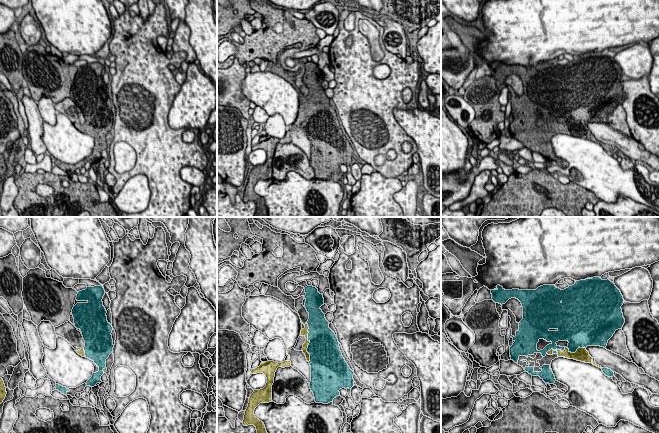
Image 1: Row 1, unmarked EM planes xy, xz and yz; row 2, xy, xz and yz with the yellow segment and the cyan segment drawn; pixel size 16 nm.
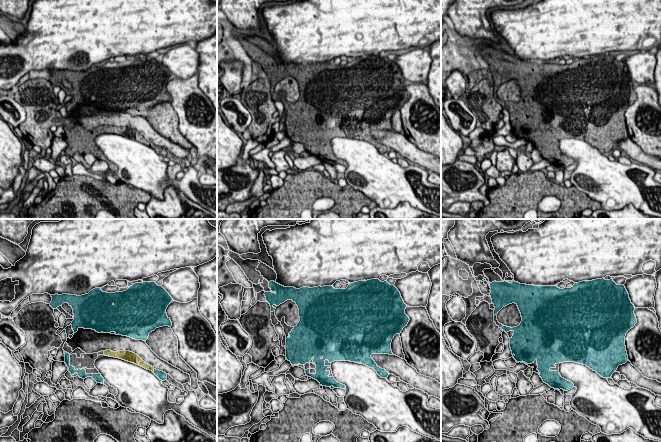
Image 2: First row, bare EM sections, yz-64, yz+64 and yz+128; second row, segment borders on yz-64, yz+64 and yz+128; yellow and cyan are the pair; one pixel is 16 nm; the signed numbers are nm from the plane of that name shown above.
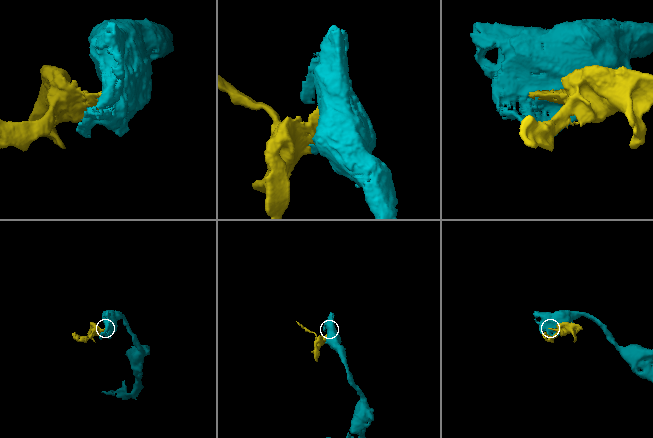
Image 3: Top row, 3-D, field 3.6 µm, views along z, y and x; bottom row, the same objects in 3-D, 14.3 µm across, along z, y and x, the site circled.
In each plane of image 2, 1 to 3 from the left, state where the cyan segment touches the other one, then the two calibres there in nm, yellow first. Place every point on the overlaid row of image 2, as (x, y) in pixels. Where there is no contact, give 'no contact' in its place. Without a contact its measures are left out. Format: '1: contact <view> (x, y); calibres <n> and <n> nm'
1: contact yz-64 (153, 371); calibres 100 and 140 nm
2: no contact
3: no contact

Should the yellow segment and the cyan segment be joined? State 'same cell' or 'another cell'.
same cell

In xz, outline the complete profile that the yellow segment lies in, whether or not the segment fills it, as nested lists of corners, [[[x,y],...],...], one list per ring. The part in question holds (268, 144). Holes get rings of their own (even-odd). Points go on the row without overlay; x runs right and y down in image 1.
[[[267,137],[255,145],[252,145],[252,150],[263,149],[267,154],[266,162],[260,166],[254,166],[249,174],[248,183],[245,187],[243,201],[254,201],[257,206],[256,215],[254,217],[268,217],[268,209],[262,197],[254,191],[255,184],[260,179],[272,178],[272,161],[274,159],[275,148],[278,143],[290,143],[291,137],[284,137],[282,139]]]

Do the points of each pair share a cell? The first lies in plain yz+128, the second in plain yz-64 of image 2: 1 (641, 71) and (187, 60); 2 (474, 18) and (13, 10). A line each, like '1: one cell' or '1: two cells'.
1: one cell
2: one cell

